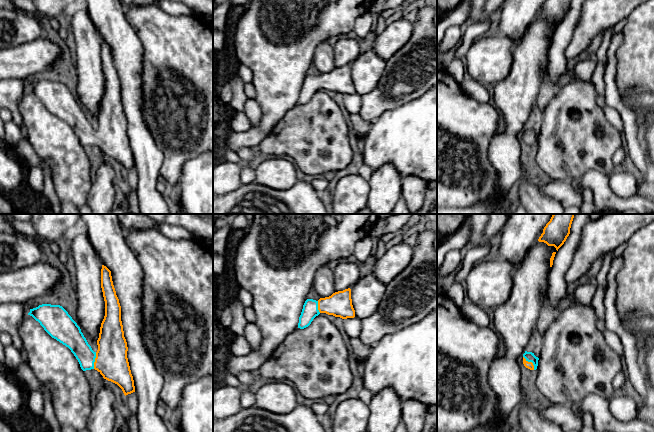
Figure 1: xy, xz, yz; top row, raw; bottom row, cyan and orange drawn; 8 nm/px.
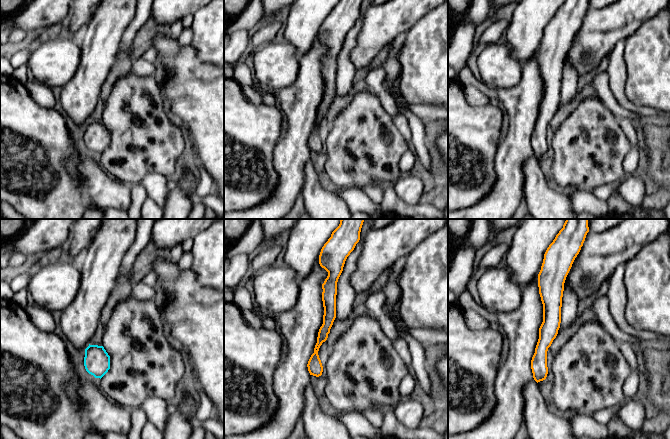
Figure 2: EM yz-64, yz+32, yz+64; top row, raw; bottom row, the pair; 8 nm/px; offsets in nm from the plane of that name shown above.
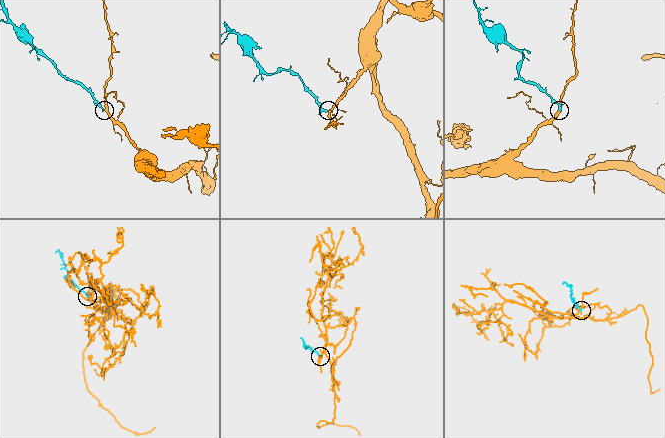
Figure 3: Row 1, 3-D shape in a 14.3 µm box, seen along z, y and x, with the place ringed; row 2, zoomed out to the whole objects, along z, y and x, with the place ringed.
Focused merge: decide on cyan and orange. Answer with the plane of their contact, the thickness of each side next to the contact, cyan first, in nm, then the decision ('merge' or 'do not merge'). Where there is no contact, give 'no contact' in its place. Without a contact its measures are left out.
yz | 80/60 nm | merge

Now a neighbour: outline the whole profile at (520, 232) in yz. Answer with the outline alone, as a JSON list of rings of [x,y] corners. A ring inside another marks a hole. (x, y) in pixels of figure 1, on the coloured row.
[[[511,214],[501,232],[499,258],[507,260],[514,271],[553,214]]]

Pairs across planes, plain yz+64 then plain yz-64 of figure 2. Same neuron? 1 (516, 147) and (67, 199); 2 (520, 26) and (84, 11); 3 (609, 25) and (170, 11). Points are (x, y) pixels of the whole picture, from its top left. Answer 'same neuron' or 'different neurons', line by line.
1: different neurons
2: same neuron
3: same neuron

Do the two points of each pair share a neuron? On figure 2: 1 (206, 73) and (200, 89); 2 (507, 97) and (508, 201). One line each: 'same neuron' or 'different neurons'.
1: same neuron
2: same neuron

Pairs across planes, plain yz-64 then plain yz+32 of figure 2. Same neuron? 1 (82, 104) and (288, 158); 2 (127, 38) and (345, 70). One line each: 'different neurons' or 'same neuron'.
1: same neuron
2: same neuron

